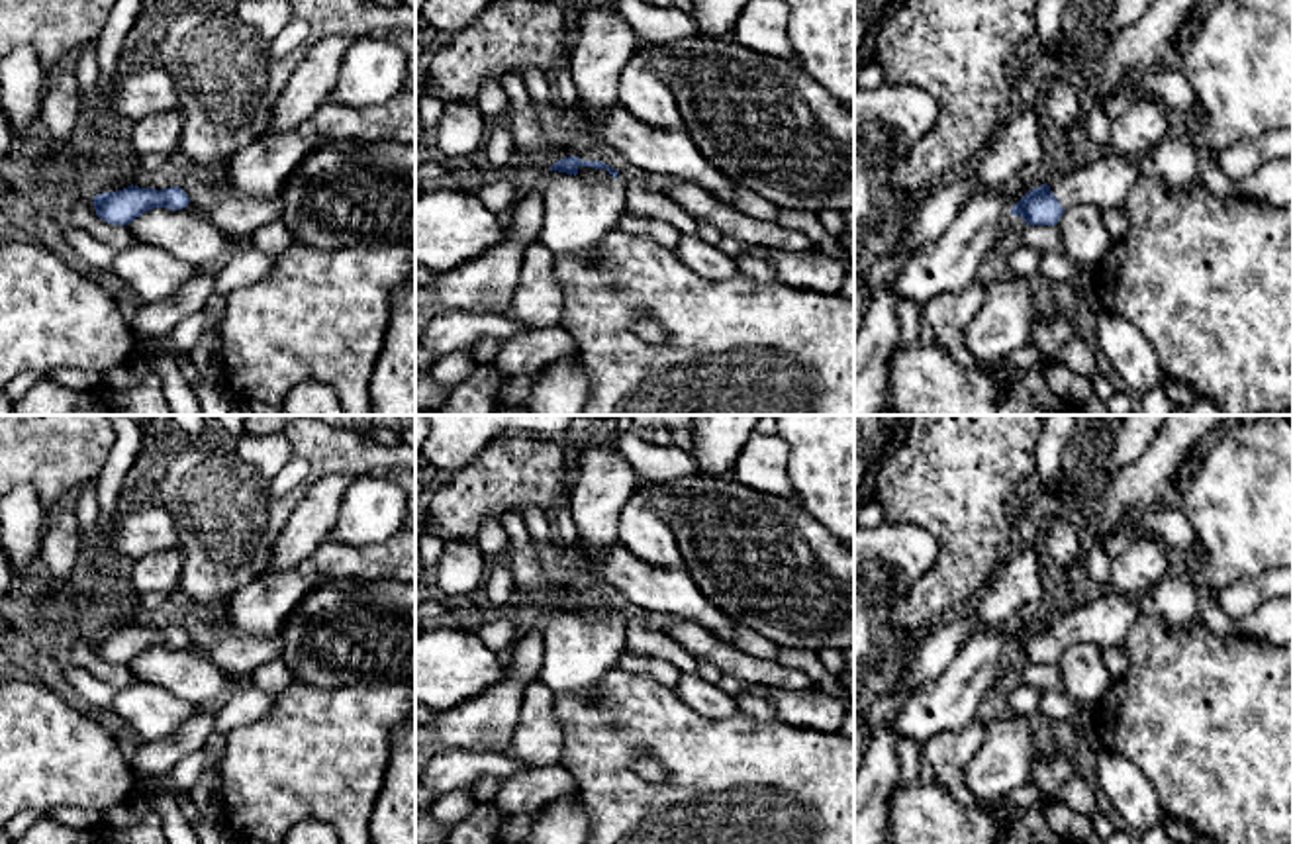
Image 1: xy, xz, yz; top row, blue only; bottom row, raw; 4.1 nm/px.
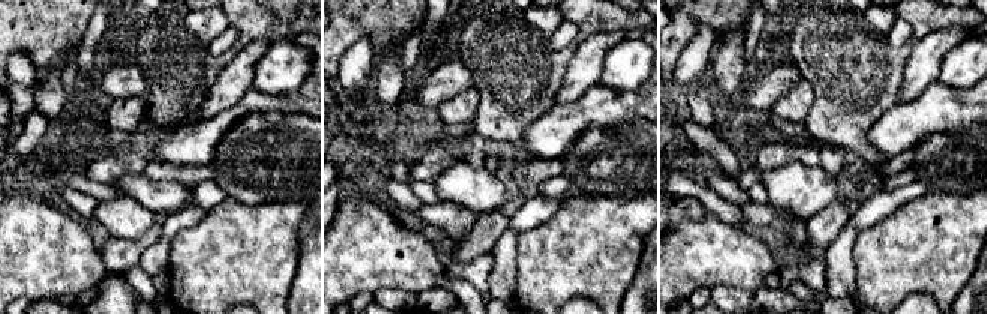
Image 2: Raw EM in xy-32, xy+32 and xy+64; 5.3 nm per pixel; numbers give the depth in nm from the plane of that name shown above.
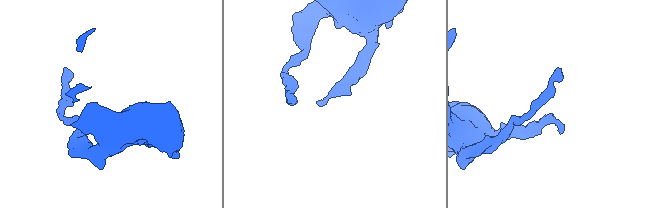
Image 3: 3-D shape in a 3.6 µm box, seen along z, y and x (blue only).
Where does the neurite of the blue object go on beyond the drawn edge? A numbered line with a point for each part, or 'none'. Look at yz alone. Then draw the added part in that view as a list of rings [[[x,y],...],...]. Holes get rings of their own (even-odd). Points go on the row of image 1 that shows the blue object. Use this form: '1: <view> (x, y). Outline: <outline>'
1: yz (1105, 183). Outline: [[[1105,151],[1085,166],[1052,174],[1046,184],[1062,208],[1093,204],[1101,210],[1119,210],[1138,178],[1138,161]]]

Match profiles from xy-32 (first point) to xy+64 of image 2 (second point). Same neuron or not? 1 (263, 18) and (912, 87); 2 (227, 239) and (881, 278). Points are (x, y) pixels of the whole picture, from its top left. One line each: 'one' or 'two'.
1: two
2: one

